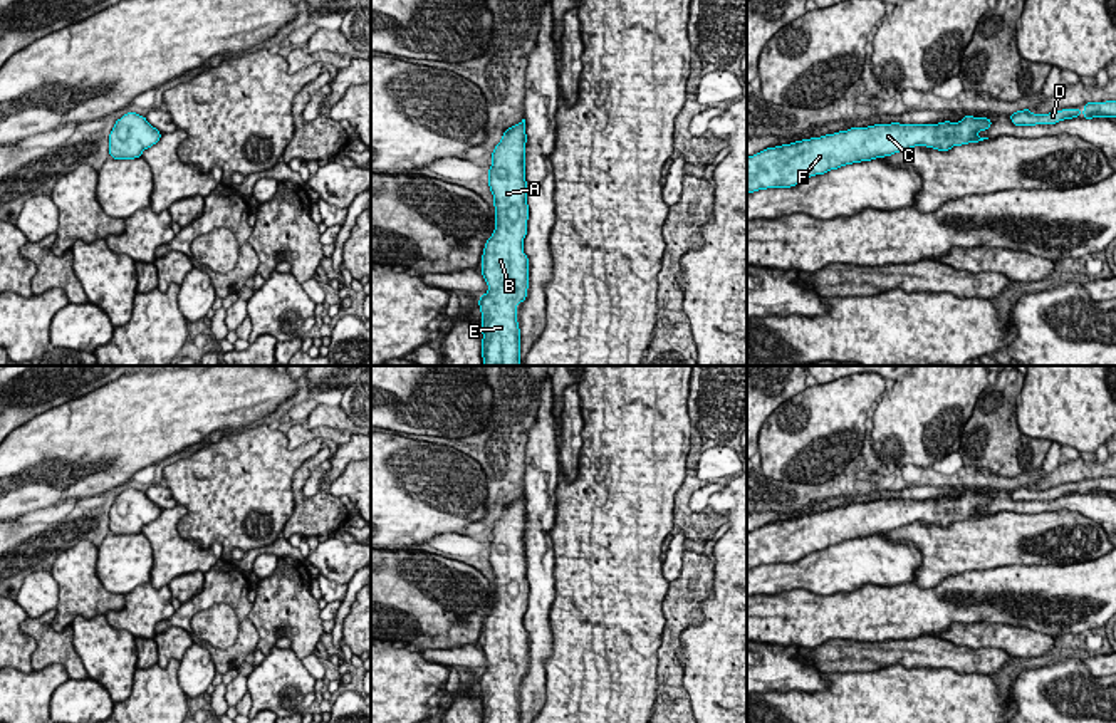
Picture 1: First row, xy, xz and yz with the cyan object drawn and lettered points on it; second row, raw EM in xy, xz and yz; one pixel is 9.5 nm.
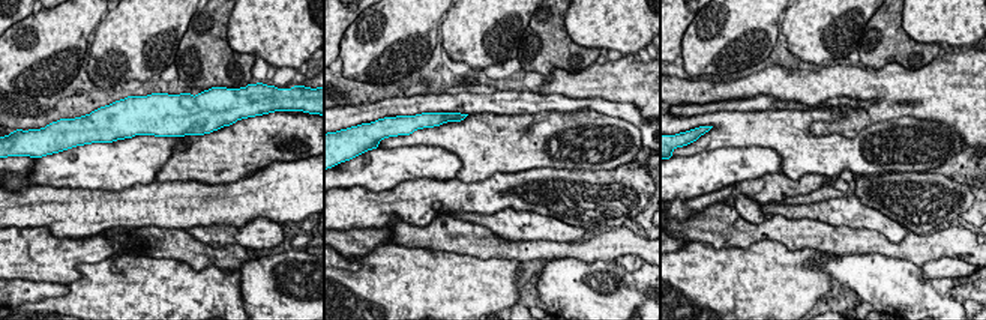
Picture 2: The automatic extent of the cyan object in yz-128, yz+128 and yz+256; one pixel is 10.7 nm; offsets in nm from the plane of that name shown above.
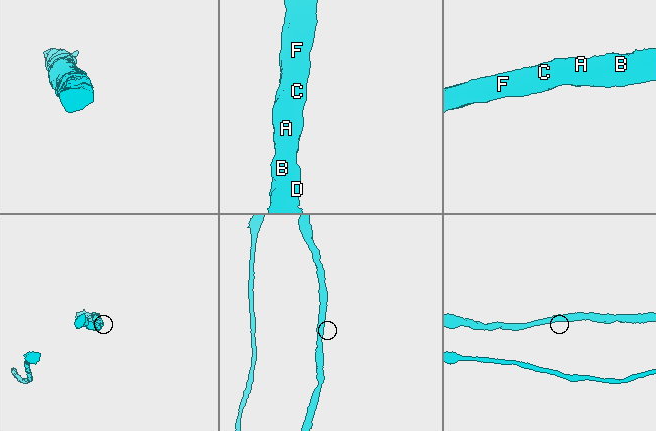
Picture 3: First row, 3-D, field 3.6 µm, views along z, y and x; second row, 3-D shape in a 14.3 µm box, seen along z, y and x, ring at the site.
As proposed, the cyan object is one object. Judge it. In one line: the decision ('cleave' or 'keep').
keep

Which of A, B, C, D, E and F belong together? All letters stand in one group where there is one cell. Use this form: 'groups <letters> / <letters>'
groups A B C D E F

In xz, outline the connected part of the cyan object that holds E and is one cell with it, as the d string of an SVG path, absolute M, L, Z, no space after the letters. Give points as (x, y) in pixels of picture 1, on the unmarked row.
M525 495L508 503L492 527L488 562L495 606L485 617L482 651L488 668L478 674L482 723L520 723L517 681L527 674L529 634L524 629L529 580L525 557Z

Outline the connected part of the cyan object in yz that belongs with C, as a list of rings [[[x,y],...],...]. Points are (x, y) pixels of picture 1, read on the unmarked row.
[[[967,490],[958,498],[874,500],[767,523],[747,533],[747,570],[767,564],[797,562],[811,552],[915,522],[948,527],[953,522],[980,518],[988,513],[980,513],[977,508],[990,502],[988,493]]]

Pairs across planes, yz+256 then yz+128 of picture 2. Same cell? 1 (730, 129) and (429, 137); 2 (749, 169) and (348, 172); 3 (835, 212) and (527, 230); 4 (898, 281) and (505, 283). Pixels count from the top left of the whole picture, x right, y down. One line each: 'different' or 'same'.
1: same
2: same
3: same
4: different

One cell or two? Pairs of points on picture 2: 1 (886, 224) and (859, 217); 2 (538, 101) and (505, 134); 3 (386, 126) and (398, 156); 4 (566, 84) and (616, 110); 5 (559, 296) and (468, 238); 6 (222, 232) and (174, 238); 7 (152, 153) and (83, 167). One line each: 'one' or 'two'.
1: one
2: two
3: two
4: two
5: two
6: two
7: one

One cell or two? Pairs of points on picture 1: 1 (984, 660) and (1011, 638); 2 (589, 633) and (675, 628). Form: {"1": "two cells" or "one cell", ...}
{"1": "two cells", "2": "two cells"}

